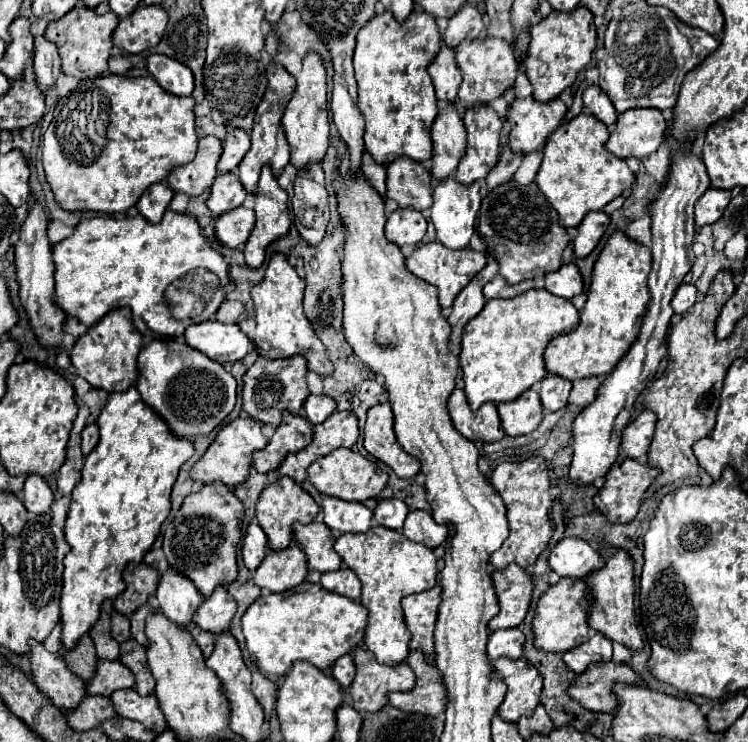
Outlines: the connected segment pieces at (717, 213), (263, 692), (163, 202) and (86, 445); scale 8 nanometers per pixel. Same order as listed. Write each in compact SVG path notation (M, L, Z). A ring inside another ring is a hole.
M713 187L707 189L695 203L695 225L703 227L719 221L729 201L731 201L731 191L719 191Z
M253 671L253 687L251 687L253 695L259 699L259 703L265 709L265 717L269 717L275 709L275 701L277 701L277 691L271 679L267 679L263 673Z
M155 183L141 195L137 209L143 217L147 217L147 221L159 223L171 199L173 199L173 191L165 183Z
M87 425L83 429L83 455L91 453L93 447L97 445L97 441L99 441L99 429L97 429L97 425Z

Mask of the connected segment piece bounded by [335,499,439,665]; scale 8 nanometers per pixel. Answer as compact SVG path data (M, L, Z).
M379 499L375 509L375 521L383 527L371 527L363 535L341 535L335 541L335 551L357 573L363 583L361 603L369 609L369 623L365 633L365 645L375 653L383 665L399 665L409 655L409 631L405 627L401 599L413 593L427 591L437 583L437 557L427 545L409 541L401 531L409 507L401 499Z

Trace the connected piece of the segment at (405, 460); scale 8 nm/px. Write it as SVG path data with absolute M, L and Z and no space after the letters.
M379 403L369 409L363 447L367 453L389 465L401 479L413 479L421 471L419 459L405 453L397 443L393 433L393 411L389 403Z

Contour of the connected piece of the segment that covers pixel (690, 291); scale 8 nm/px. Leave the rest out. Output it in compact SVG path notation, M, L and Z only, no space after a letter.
M683 283L683 285L677 289L671 305L673 305L673 311L675 311L675 313L687 313L687 311L695 305L695 301L697 301L697 289L695 289L695 285Z

